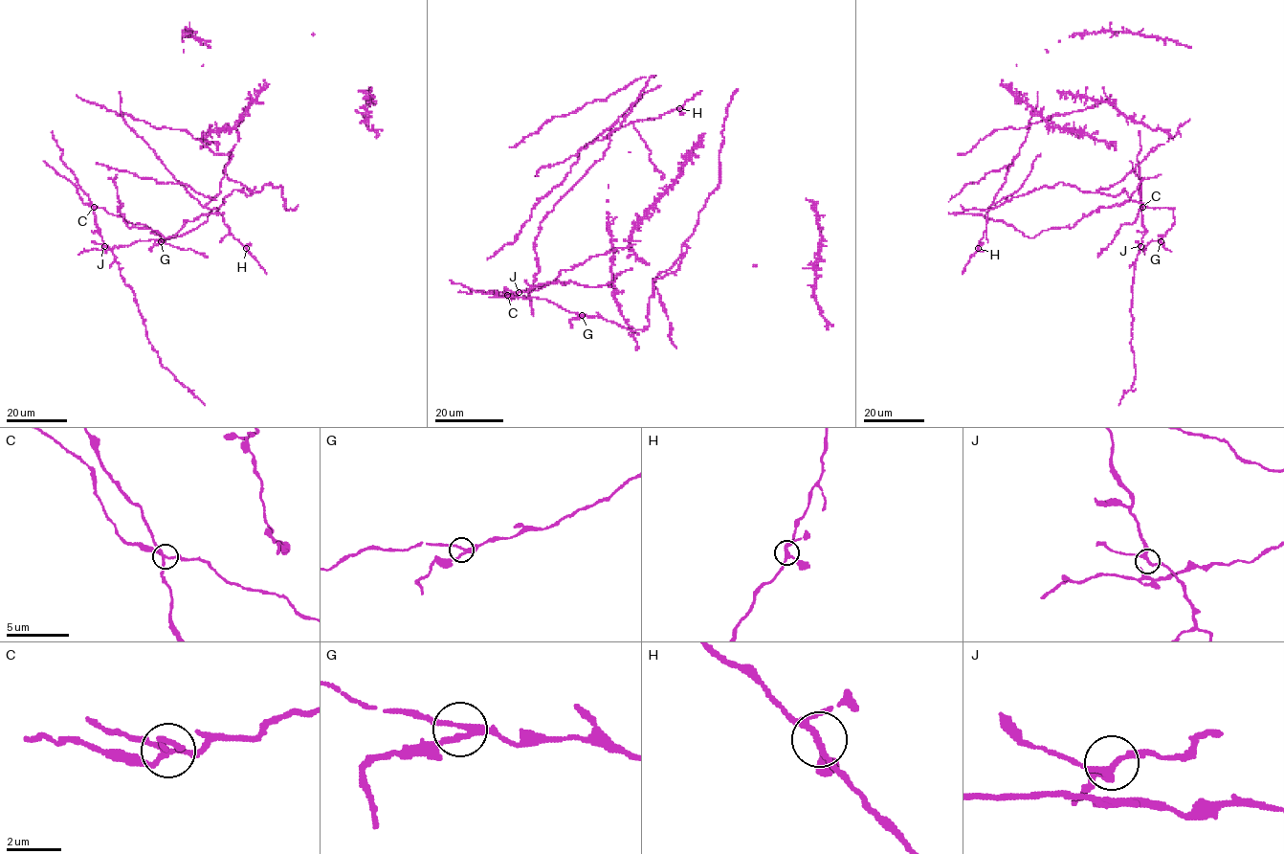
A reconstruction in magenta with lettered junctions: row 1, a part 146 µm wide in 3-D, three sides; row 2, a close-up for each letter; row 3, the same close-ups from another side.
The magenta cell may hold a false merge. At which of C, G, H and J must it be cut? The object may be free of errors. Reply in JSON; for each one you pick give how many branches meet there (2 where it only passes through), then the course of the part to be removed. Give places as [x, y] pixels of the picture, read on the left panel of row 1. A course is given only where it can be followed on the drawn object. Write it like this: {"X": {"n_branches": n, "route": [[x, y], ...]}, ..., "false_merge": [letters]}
{"C": {"n_branches": 4, "route": [[94, 207], [104, 208], [133, 224], [146, 225], [167, 244], [208, 257]]}, "false_merge": ["C"]}

